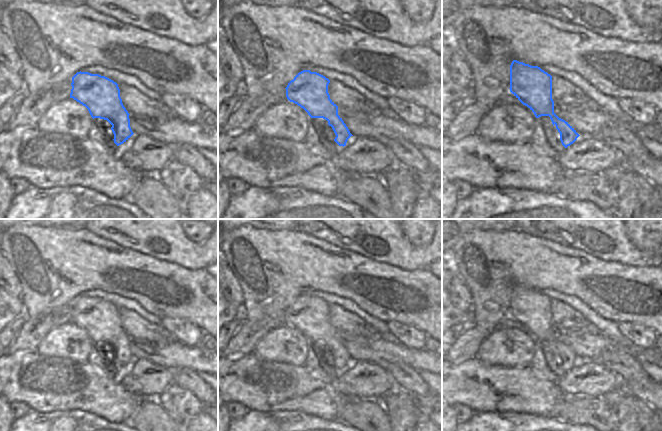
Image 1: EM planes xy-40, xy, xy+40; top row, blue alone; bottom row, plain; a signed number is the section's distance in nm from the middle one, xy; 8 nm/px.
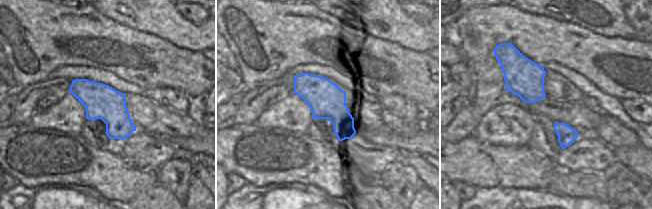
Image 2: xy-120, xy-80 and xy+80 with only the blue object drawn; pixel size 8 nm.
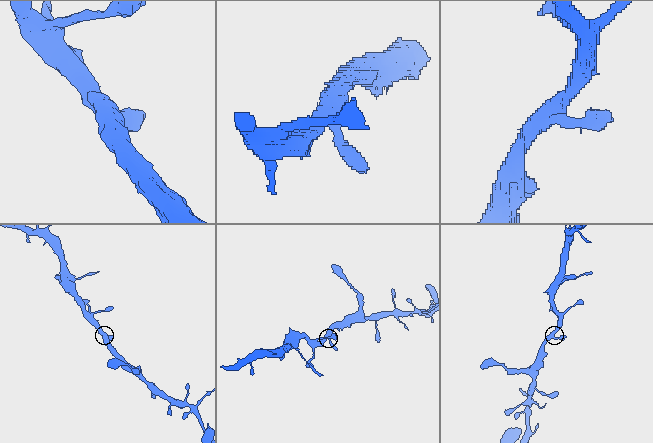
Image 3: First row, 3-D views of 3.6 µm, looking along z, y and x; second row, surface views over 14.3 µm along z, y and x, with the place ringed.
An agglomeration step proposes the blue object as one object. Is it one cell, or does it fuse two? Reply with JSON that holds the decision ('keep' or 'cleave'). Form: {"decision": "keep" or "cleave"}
{"decision": "keep"}

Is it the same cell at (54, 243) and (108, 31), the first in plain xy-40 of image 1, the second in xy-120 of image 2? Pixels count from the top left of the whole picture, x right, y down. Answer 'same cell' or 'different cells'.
same cell

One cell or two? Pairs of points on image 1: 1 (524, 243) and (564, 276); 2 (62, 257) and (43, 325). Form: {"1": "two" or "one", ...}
{"1": "one", "2": "two"}

